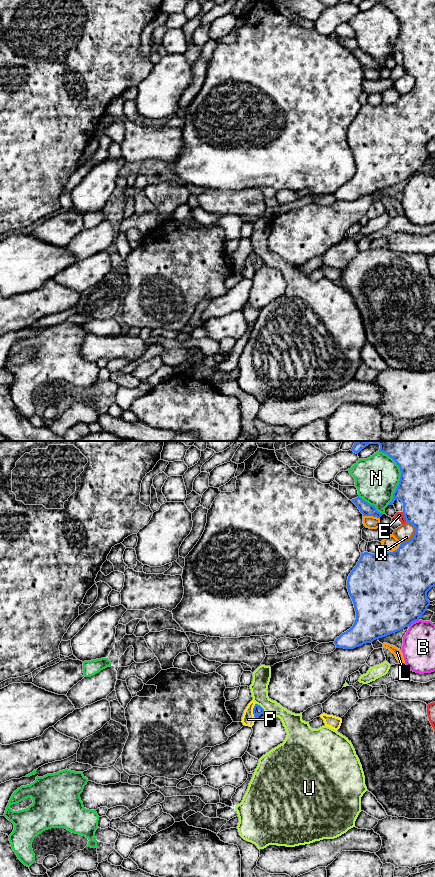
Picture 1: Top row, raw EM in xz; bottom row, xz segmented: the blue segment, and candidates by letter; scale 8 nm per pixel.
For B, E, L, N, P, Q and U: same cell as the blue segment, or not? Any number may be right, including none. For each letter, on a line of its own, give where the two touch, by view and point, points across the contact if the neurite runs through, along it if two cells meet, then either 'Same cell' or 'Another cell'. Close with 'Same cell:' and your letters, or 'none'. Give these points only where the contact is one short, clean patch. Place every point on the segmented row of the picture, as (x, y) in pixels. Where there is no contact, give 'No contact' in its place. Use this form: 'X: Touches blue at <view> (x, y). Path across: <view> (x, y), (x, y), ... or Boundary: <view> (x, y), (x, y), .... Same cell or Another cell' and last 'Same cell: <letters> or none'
B: Touches blue at xz (413, 621). Boundary: xz (418, 619), (409, 626). Another cell
E: Touches blue at xz (404, 516). Another cell
L: Touches blue at xz (393, 551). Another cell
N: Touches blue at xz (401, 475). Another cell
P: Touches blue at xz (253, 711). Boundary: xz (255, 703), (253, 708), (254, 718). Another cell
Q: Touches blue at xz (414, 534). Another cell
U: Touches blue at xz (261, 707). Another cell
Same cell: none

